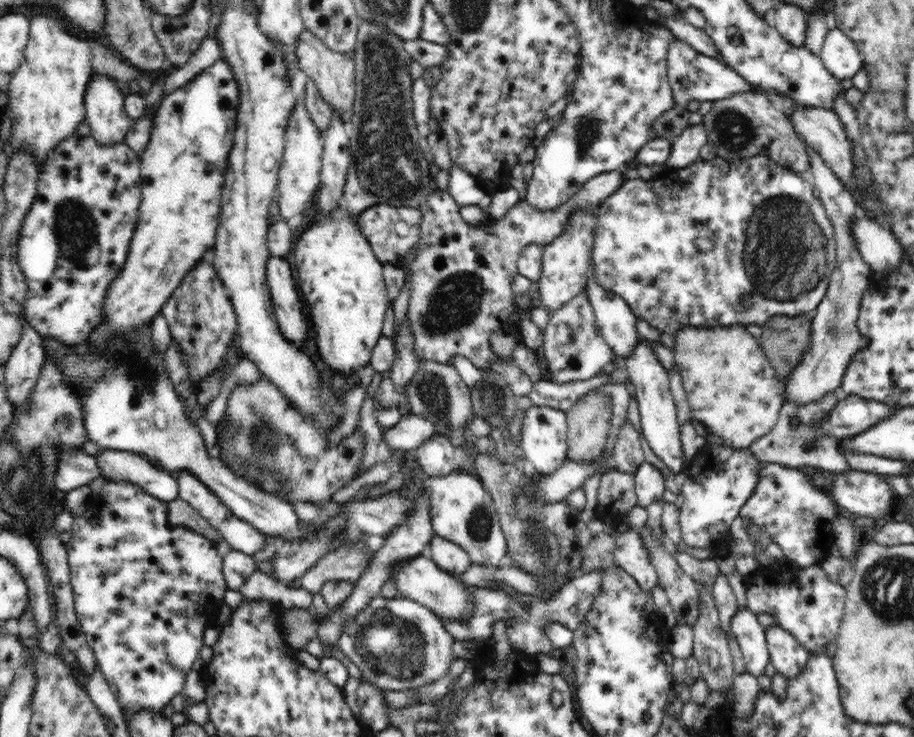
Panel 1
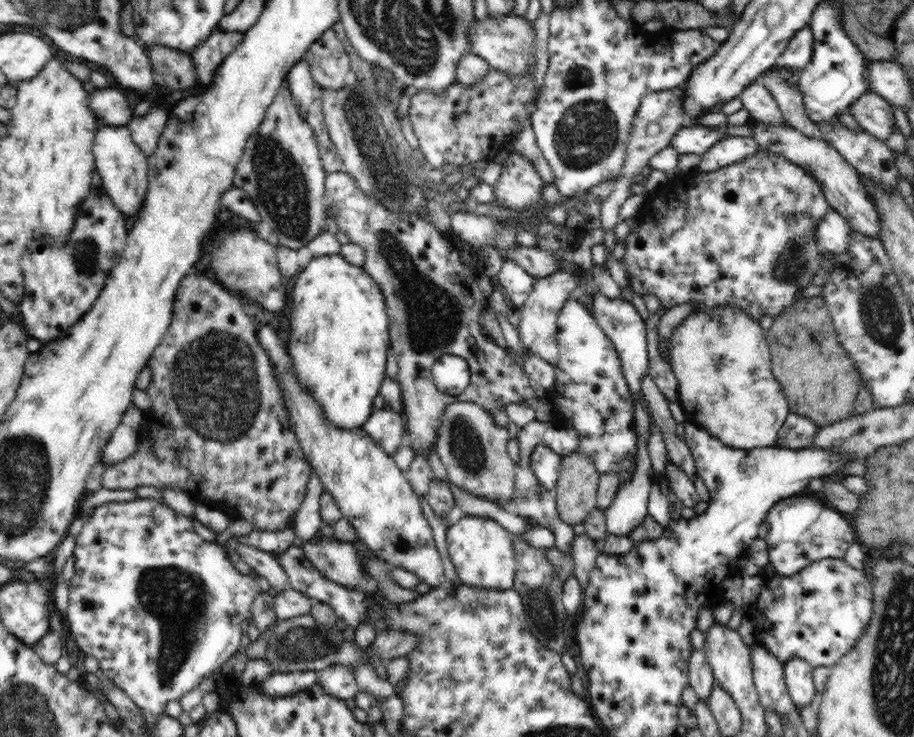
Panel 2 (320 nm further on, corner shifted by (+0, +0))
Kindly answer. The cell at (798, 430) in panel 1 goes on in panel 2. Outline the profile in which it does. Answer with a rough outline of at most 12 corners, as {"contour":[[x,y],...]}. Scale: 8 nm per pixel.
{"contour":[[789,414],[778,447],[808,449],[821,428],[809,418]]}

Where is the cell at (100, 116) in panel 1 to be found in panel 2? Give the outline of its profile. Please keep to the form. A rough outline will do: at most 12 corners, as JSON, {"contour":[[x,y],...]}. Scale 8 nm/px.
{"contour":[[98,124],[102,189],[125,218],[148,190],[147,155],[128,128]]}

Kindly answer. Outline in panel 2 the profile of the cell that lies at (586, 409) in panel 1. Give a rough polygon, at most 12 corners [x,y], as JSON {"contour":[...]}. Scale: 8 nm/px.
{"contour":[[576,450],[562,456],[552,494],[560,518],[584,523],[600,473]]}

